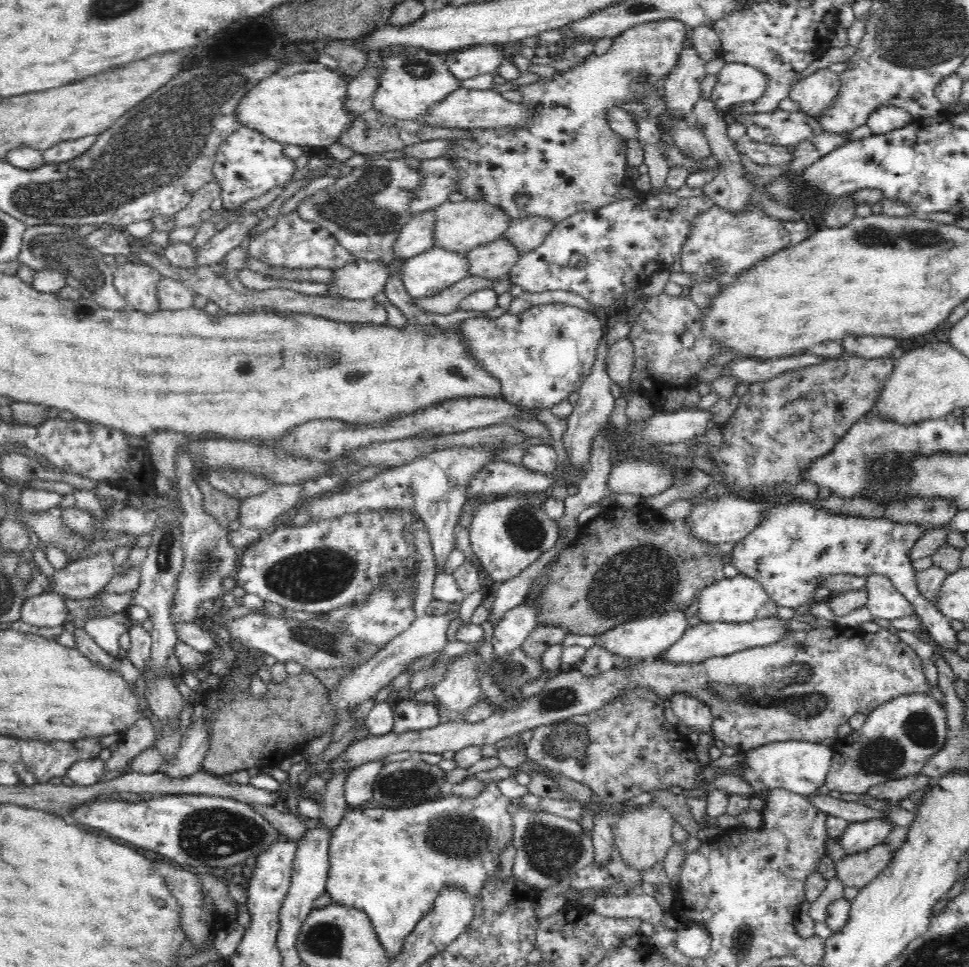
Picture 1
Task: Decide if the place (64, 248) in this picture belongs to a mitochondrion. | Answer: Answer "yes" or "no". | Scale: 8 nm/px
yes

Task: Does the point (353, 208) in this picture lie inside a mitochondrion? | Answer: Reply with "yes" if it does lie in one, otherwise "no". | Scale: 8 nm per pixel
yes

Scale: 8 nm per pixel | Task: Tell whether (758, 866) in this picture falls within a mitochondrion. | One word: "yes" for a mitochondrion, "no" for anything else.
no

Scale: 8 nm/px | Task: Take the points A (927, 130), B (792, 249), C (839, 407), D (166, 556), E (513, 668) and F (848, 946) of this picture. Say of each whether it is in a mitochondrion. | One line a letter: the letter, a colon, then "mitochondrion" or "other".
A: other
B: other
C: other
D: mitochondrion
E: mitochondrion
F: other

